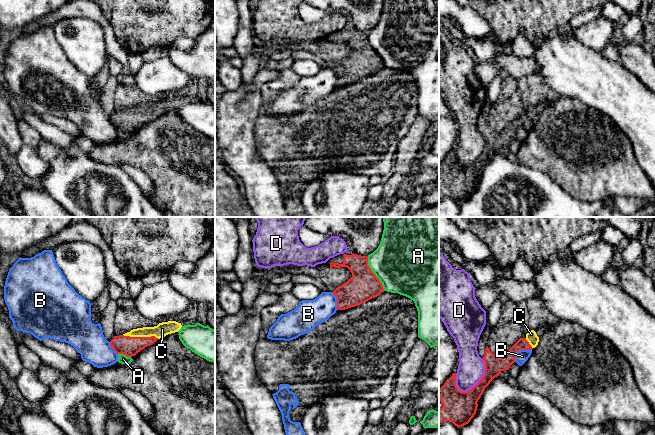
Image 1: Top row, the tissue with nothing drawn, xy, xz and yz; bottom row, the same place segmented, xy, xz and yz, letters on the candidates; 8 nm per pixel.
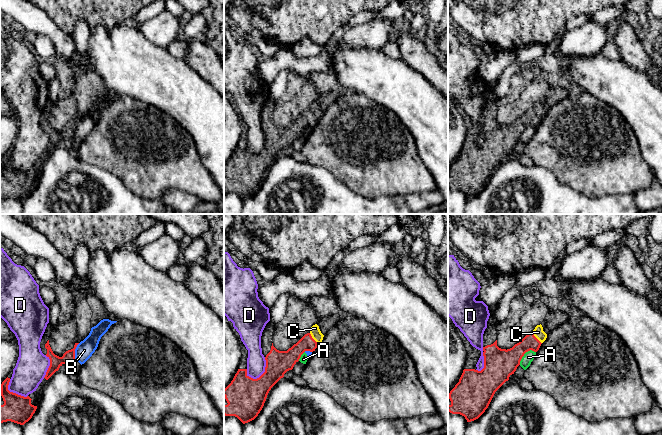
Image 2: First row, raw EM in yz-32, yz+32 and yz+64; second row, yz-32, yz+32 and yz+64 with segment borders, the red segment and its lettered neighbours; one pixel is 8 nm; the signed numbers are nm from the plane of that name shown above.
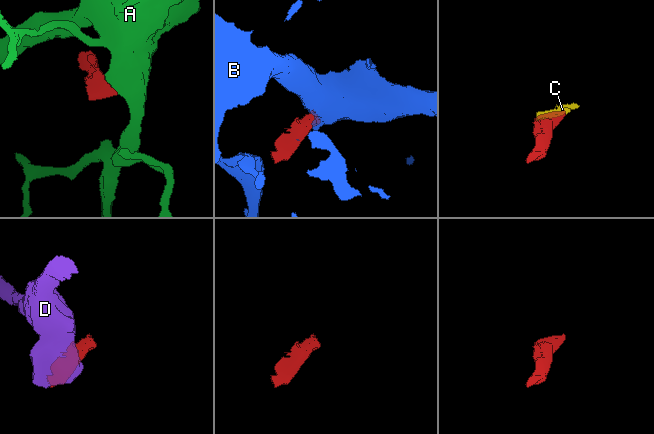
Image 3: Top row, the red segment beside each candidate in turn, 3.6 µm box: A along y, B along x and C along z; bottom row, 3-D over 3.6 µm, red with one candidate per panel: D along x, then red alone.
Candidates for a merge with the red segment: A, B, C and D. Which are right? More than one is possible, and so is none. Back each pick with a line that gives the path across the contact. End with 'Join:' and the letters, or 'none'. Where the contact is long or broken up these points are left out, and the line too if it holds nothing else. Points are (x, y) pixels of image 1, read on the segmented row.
C: Path across: xy (130, 346), (141, 337), (162, 329)
Join: C

